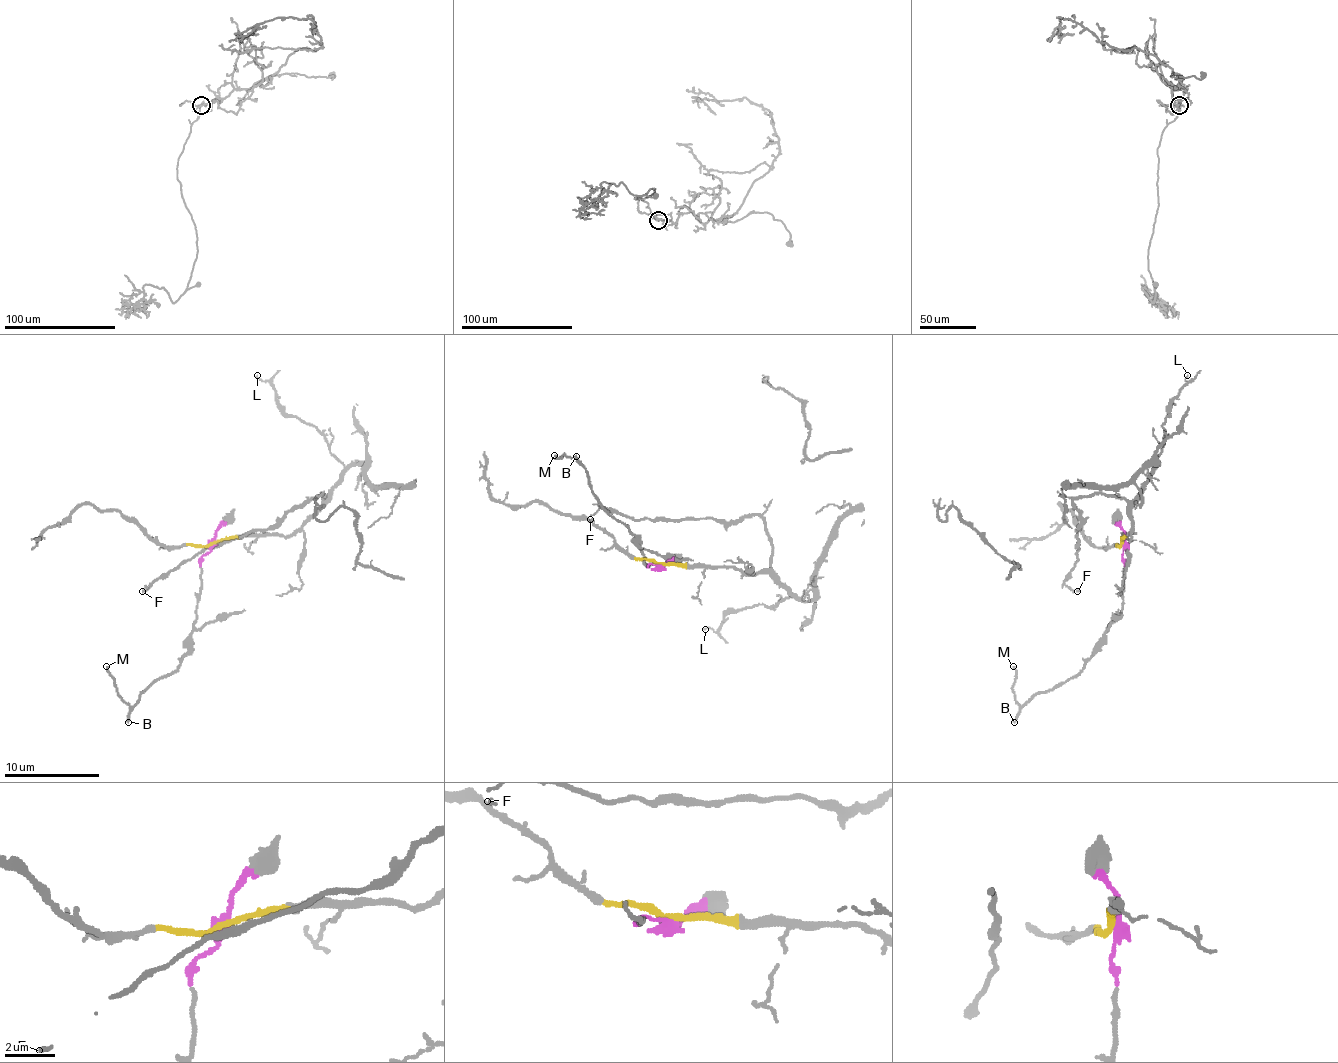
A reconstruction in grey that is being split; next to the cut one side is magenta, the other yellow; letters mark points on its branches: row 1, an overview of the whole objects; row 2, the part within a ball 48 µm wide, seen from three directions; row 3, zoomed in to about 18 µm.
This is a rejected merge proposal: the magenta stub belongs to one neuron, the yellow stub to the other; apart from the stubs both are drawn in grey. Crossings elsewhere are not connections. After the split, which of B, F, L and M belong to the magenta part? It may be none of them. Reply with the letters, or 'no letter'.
B, M

